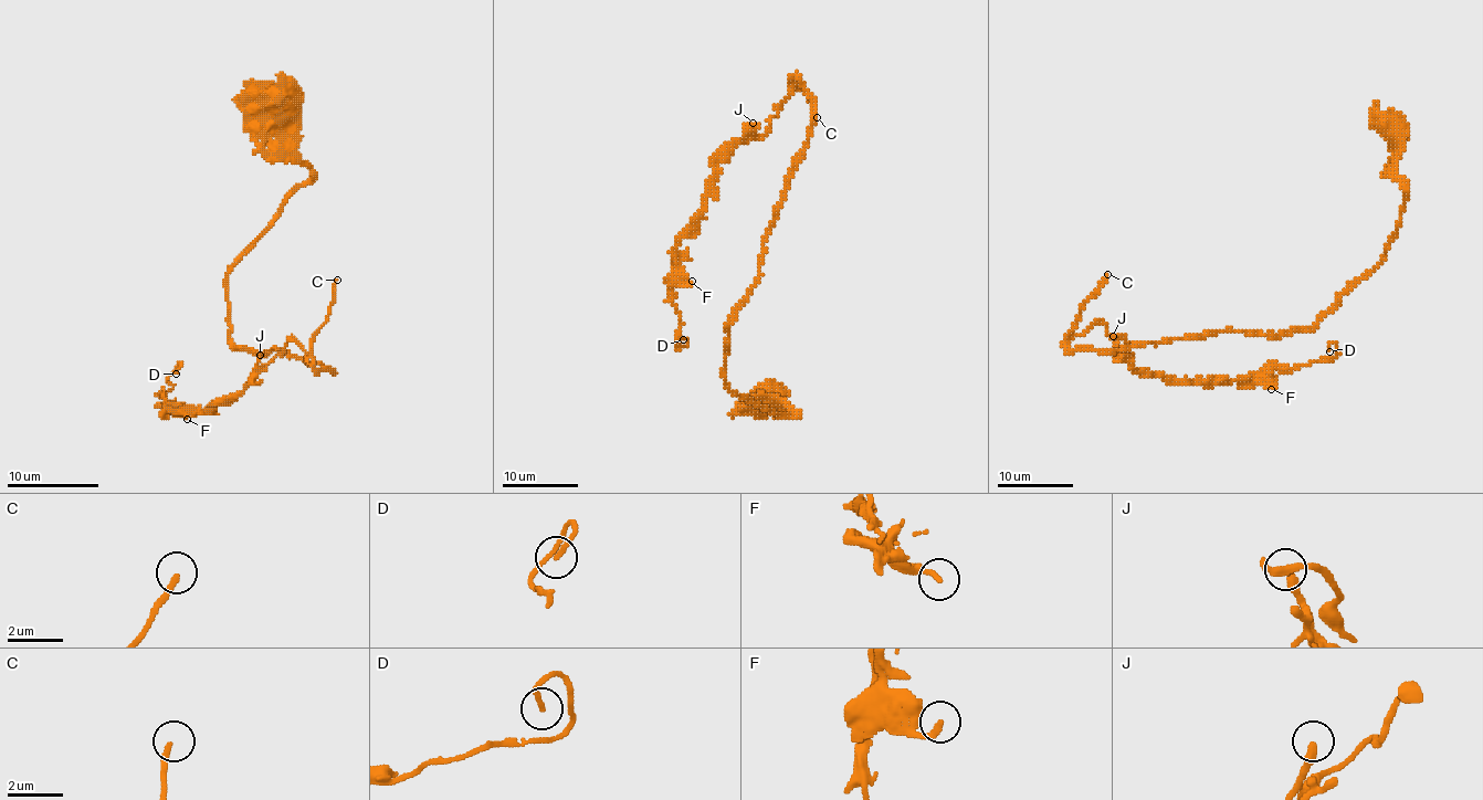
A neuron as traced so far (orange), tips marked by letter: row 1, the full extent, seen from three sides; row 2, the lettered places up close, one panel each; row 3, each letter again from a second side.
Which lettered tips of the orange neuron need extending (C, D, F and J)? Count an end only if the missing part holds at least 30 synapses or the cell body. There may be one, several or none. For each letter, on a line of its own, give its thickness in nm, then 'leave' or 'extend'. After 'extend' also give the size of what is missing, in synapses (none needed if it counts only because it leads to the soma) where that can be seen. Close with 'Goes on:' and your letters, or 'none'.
C: 190 nm thick; extend; about 110 synapses
D: 180 nm thick; leave
F: 200 nm thick; leave
J: 320 nm thick; leave
Goes on: C

